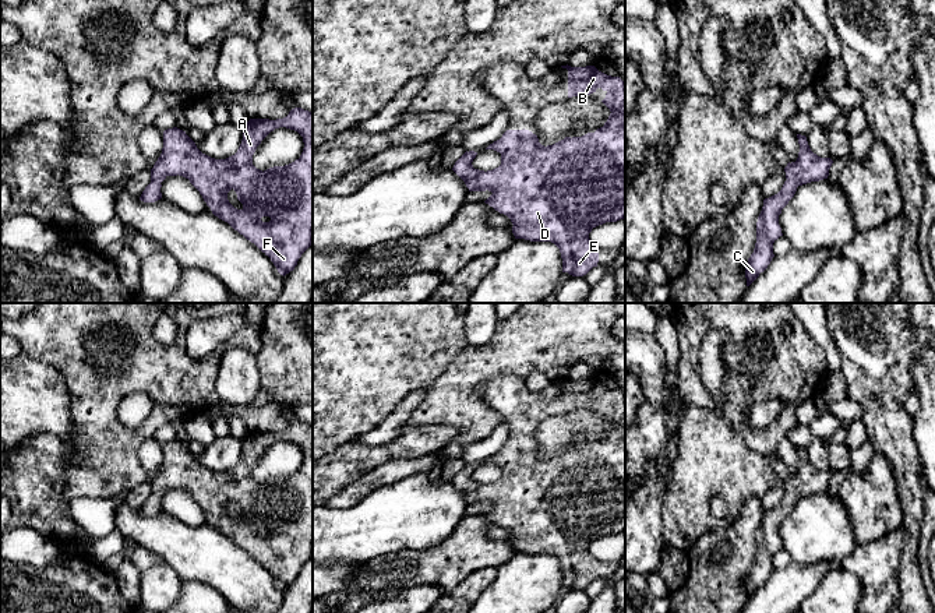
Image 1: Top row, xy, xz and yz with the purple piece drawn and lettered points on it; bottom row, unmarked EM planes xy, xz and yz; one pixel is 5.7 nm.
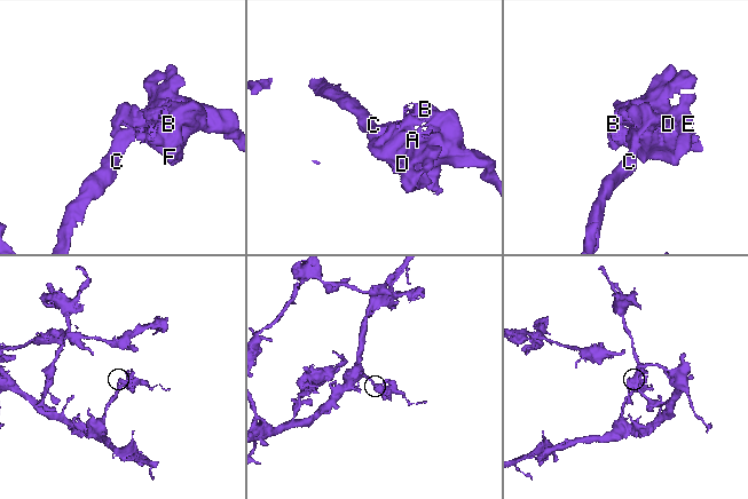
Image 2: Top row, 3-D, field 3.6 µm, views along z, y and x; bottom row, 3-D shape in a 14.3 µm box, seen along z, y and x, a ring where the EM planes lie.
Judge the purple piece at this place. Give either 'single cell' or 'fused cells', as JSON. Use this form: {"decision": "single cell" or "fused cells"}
{"decision": "single cell"}

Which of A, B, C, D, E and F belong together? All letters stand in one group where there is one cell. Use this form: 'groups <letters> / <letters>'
groups A B C D E F

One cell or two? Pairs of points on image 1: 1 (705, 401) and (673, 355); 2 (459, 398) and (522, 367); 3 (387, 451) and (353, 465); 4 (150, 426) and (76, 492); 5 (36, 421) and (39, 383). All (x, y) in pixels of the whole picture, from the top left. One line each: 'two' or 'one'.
1: two
2: one
3: one
4: one
5: one

